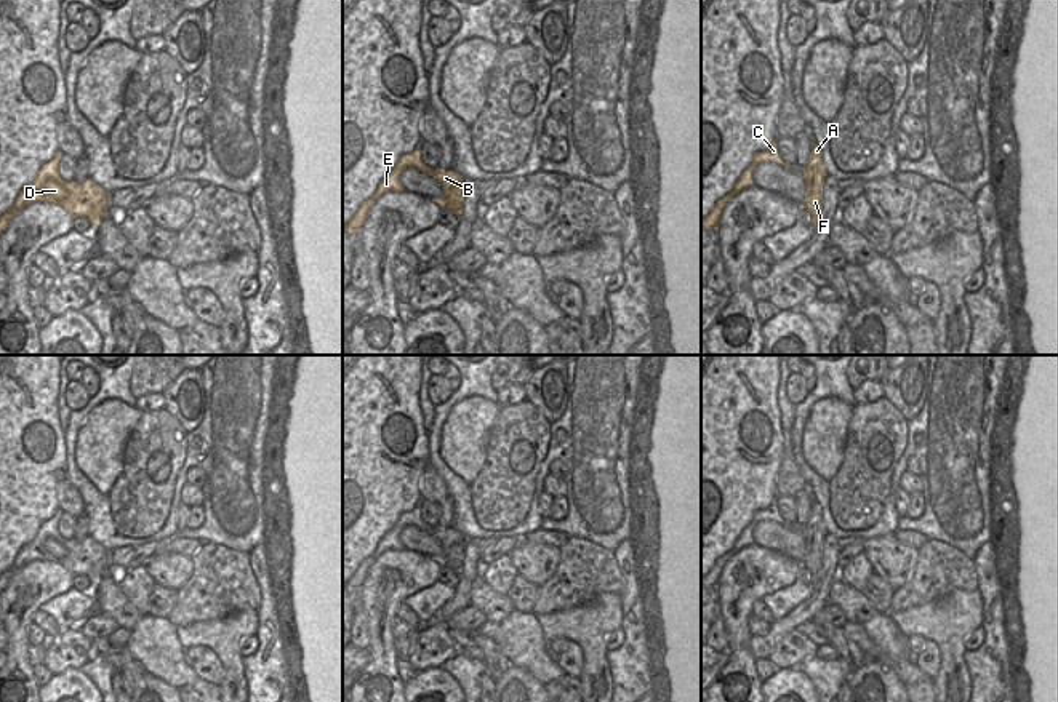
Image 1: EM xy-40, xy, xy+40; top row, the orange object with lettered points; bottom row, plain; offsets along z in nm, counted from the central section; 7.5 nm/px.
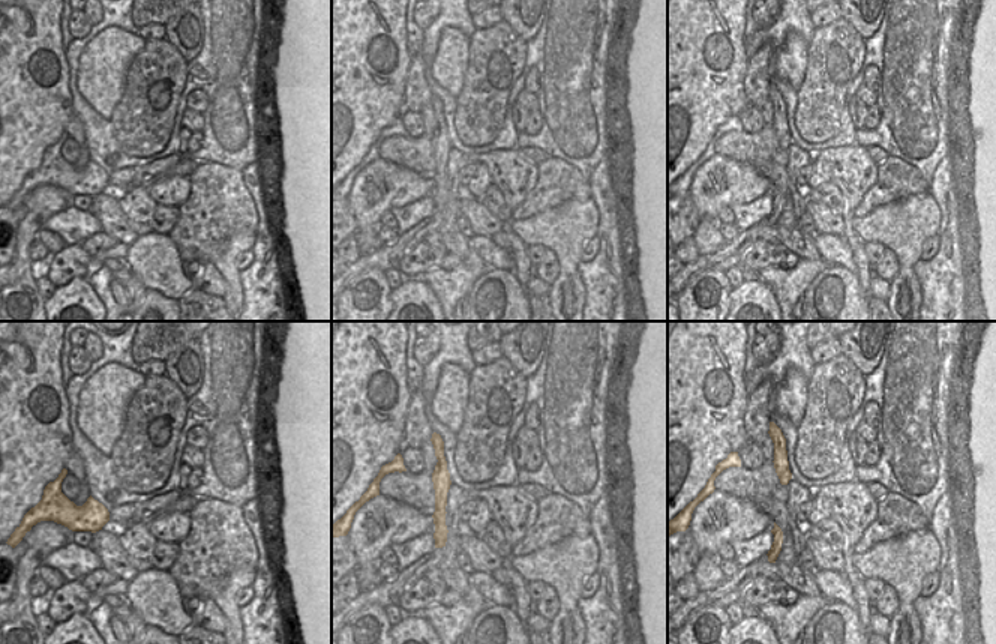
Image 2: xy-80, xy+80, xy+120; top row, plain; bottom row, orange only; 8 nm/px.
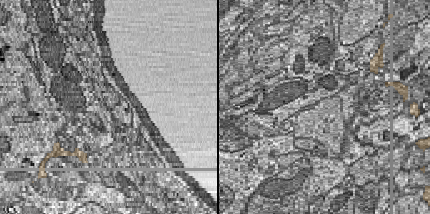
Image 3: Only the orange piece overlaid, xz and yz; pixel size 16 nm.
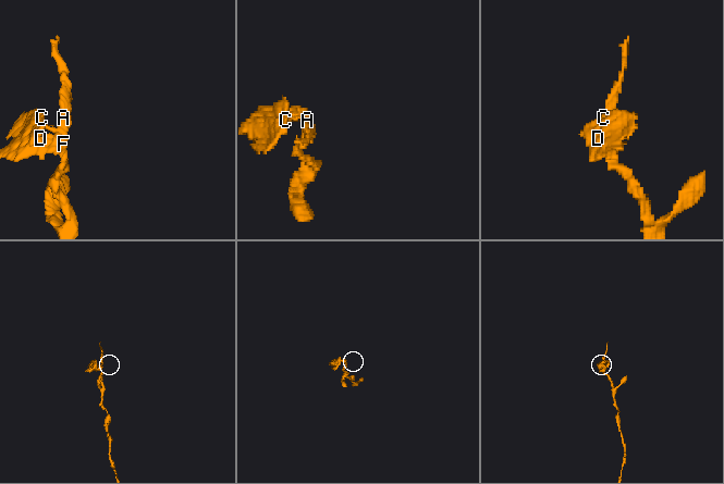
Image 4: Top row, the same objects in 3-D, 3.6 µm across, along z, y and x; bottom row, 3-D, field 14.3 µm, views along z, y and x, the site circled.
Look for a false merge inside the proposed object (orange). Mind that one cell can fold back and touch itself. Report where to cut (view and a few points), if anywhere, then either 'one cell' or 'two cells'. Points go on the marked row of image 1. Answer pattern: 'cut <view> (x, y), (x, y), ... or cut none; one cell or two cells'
cut xy (463, 186), (458, 186), (445, 197); two cells

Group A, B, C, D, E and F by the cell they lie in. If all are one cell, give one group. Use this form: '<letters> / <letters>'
A F / B C D E

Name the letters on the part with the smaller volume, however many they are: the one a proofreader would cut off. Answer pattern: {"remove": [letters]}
{"remove": ["B", "C", "D", "E"]}

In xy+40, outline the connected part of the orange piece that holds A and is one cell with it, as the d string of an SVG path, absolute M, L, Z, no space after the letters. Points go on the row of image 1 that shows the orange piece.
M812 142L812 155L807 166L804 168L804 177L805 177L805 201L802 208L812 214L813 217L812 229L813 229L823 209L823 185L824 179L828 177L828 173L823 165L821 147L816 142Z

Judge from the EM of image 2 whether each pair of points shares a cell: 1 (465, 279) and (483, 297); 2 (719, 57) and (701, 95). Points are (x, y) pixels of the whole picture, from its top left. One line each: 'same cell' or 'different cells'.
1: different cells
2: same cell

